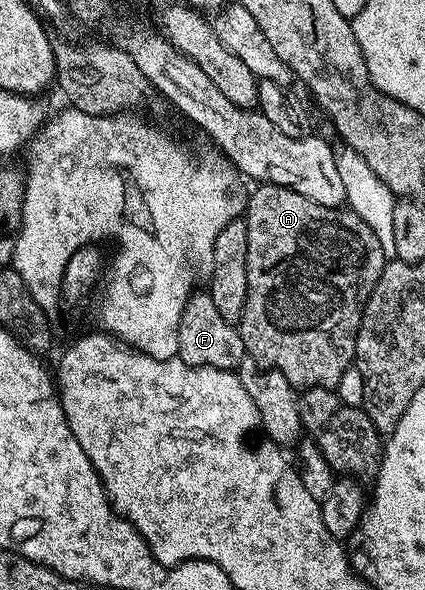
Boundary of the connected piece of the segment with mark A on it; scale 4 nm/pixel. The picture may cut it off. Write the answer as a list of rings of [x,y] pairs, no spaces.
[[[262,183],[255,188],[257,191],[247,196],[244,223],[248,227],[246,241],[246,309],[242,313],[238,324],[240,336],[244,342],[244,350],[255,359],[261,367],[273,367],[290,381],[294,389],[321,387],[324,383],[331,383],[335,389],[339,385],[342,375],[348,367],[353,366],[355,360],[355,343],[352,341],[352,331],[344,331],[344,327],[352,327],[348,319],[356,319],[356,311],[352,311],[352,299],[344,299],[348,295],[348,287],[356,283],[356,279],[340,279],[340,271],[378,271],[383,273],[386,256],[382,245],[378,245],[378,237],[374,237],[369,225],[351,209],[344,207],[327,207],[310,201],[310,197],[302,197],[302,193],[294,193],[289,187],[279,187],[273,183]]]

